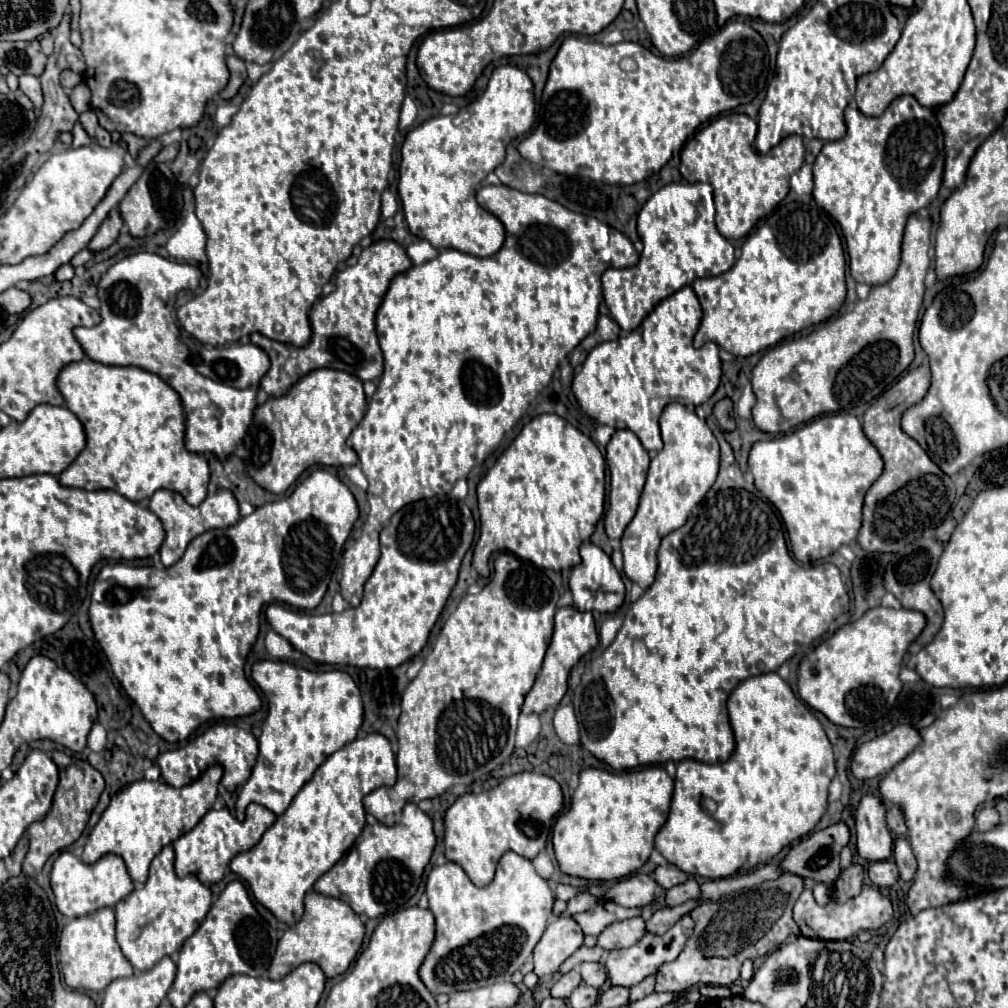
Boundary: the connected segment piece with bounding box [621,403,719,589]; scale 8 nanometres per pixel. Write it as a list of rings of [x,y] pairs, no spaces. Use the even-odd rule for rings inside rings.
[[[669,403],[659,419],[661,425],[661,437],[665,447],[651,459],[651,467],[647,473],[647,483],[639,501],[639,509],[635,513],[635,517],[631,519],[631,523],[627,525],[623,537],[621,537],[621,551],[623,551],[623,569],[625,575],[639,583],[643,589],[647,589],[653,583],[655,571],[657,571],[657,549],[661,539],[671,533],[673,529],[679,529],[685,521],[687,515],[691,513],[691,509],[705,497],[705,493],[711,489],[711,485],[717,479],[717,471],[719,471],[719,445],[715,435],[711,433],[711,429],[707,427],[705,419],[699,419],[697,413],[681,403]]]

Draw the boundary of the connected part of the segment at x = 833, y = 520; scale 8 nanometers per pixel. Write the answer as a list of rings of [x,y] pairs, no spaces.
[[[849,413],[817,417],[801,429],[767,441],[757,441],[749,451],[749,471],[755,477],[755,487],[779,509],[789,533],[791,551],[801,563],[829,557],[841,545],[847,545],[857,539],[861,527],[863,497],[869,485],[881,475],[881,469],[881,455],[865,437],[857,417]]]

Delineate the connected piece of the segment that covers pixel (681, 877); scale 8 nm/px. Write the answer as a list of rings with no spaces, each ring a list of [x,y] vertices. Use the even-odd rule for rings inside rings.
[[[665,865],[665,867],[657,867],[657,869],[653,871],[653,879],[655,879],[663,889],[671,889],[671,887],[675,887],[675,885],[679,885],[679,883],[685,883],[685,881],[687,881],[687,875],[685,875],[681,869],[677,869],[675,865]]]

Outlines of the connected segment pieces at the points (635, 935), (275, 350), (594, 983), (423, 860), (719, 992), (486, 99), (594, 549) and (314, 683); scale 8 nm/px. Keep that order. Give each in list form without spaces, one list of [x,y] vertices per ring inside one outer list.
[[[641,917],[623,919],[623,921],[615,921],[603,929],[601,935],[597,937],[597,945],[603,947],[605,951],[629,947],[629,945],[633,945],[633,941],[639,941],[643,935],[645,935],[645,921]]]
[[[387,239],[375,241],[359,253],[355,265],[349,265],[345,271],[339,271],[335,275],[335,291],[311,307],[309,321],[313,335],[305,347],[283,347],[283,343],[279,341],[273,341],[261,333],[253,333],[251,343],[261,347],[271,359],[271,367],[259,381],[259,387],[263,387],[267,395],[281,397],[281,393],[285,393],[285,389],[289,389],[289,385],[293,385],[297,377],[319,367],[339,369],[359,377],[361,381],[379,379],[383,357],[375,333],[375,313],[391,279],[409,267],[411,261],[401,245]]]
[[[581,963],[579,971],[581,971],[583,981],[591,987],[599,989],[607,981],[607,969],[603,963]]]
[[[407,803],[401,819],[389,827],[383,823],[365,825],[363,833],[355,839],[351,851],[337,861],[325,875],[321,875],[313,889],[321,895],[345,901],[355,913],[365,917],[381,917],[403,909],[419,887],[421,873],[429,863],[435,847],[433,823],[415,803]]]
[[[700,985],[699,990],[701,995],[712,999],[723,999],[732,996],[732,993],[728,987],[713,987]]]
[[[513,65],[497,67],[489,79],[487,89],[481,97],[461,109],[461,125],[453,123],[451,115],[431,117],[429,121],[411,129],[401,147],[401,167],[399,167],[399,199],[405,213],[409,231],[429,241],[435,249],[457,249],[475,257],[489,257],[497,253],[505,241],[505,229],[501,221],[479,207],[475,201],[475,191],[481,181],[499,167],[505,159],[505,147],[511,139],[527,133],[535,119],[535,101],[533,101],[533,83],[529,75]]]
[[[591,541],[581,543],[579,553],[581,553],[581,563],[571,569],[571,577],[569,577],[569,587],[573,589],[573,607],[577,609],[577,603],[589,603],[589,589],[591,589],[591,593],[593,593],[591,609],[595,609],[599,613],[617,611],[625,597],[625,585],[621,581],[621,575],[615,569],[615,565],[611,563],[611,557],[597,545],[593,545]]]
[[[257,661],[251,671],[253,681],[259,685],[263,695],[269,701],[269,715],[263,721],[261,737],[259,737],[259,755],[251,769],[251,777],[245,781],[245,785],[237,791],[237,803],[235,803],[235,815],[243,819],[245,807],[249,803],[265,805],[275,815],[293,801],[293,793],[313,777],[313,769],[333,753],[333,749],[341,749],[345,741],[353,741],[357,737],[357,731],[363,721],[363,703],[357,685],[353,679],[343,671],[325,671],[325,673],[313,673],[305,671],[301,667],[295,667],[287,661]]]

